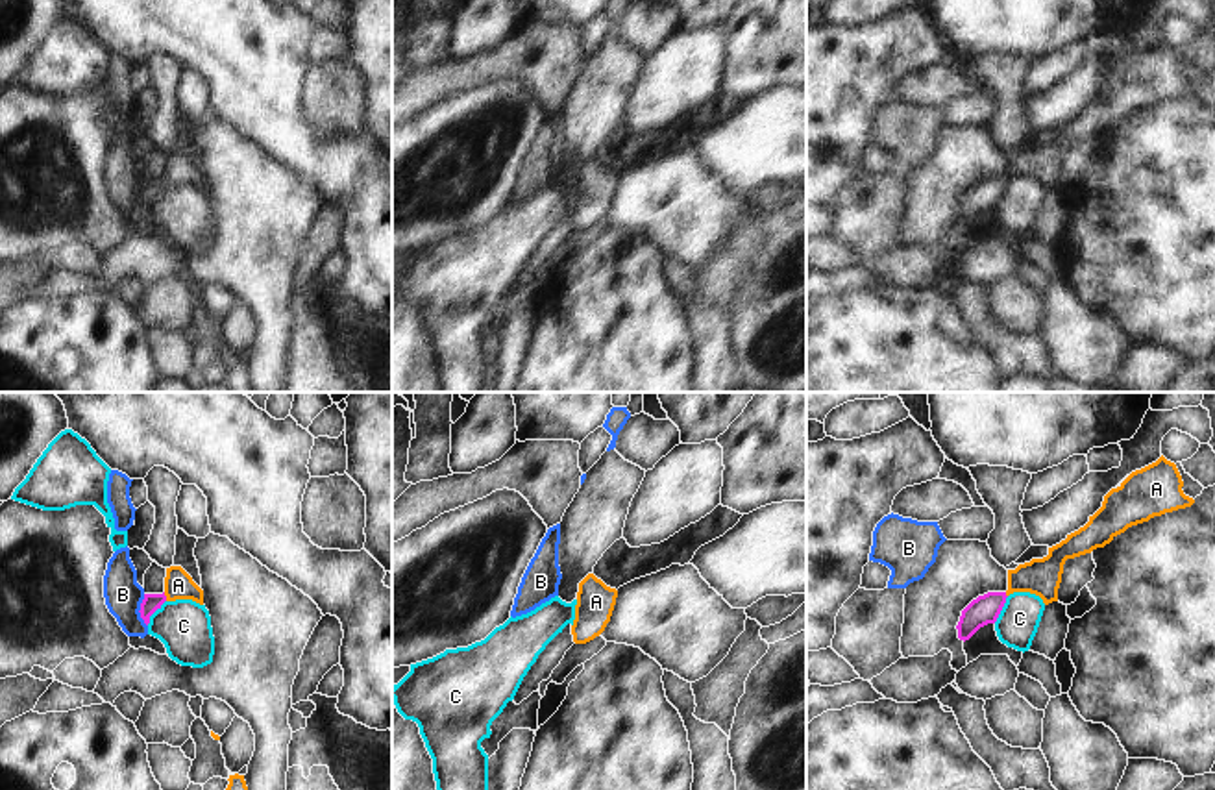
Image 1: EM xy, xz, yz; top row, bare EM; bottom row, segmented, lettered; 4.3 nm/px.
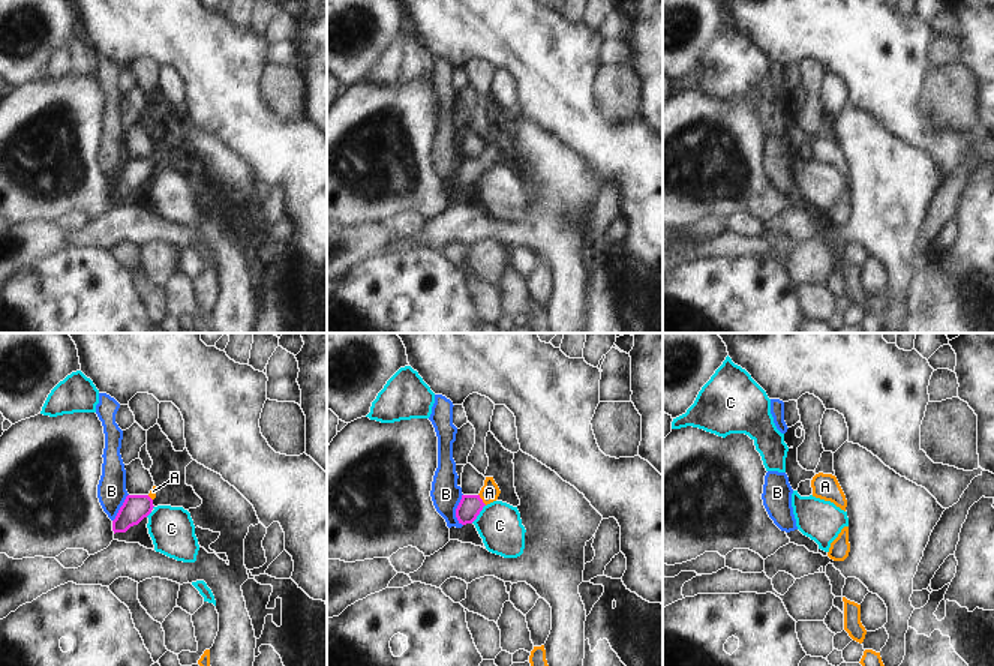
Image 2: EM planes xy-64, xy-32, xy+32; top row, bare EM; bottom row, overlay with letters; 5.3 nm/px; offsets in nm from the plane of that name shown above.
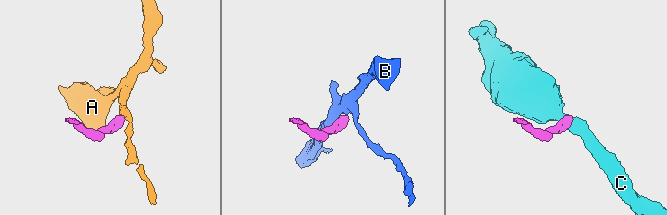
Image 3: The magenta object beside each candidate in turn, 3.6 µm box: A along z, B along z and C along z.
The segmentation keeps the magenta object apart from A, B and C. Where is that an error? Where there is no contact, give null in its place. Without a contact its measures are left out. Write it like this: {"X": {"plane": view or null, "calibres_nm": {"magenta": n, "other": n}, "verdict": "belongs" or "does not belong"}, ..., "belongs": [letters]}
{"A": {"plane": "xy", "calibres_nm": {"magenta": 80, "other": 130}, "verdict": "belongs"}, "B": {"plane": "xy", "calibres_nm": {"magenta": 80, "other": 160}, "verdict": "does not belong"}, "C": {"plane": "yz", "calibres_nm": {"magenta": 120, "other": 180}, "verdict": "does not belong"}, "belongs": ["A"]}

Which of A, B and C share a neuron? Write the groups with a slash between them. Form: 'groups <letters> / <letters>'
groups A / B / C

